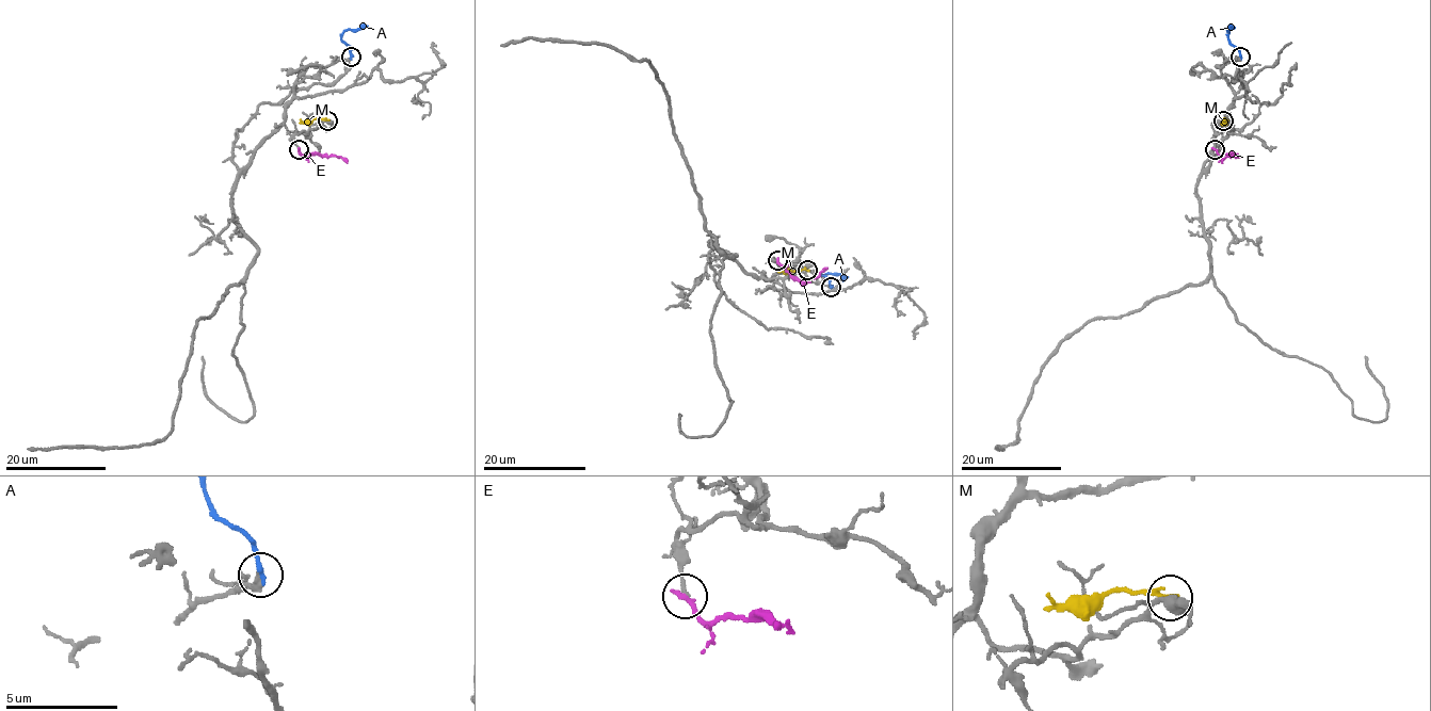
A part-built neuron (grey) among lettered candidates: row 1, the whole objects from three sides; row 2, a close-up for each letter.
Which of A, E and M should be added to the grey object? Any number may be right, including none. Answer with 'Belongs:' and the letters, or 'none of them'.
Belongs: A

